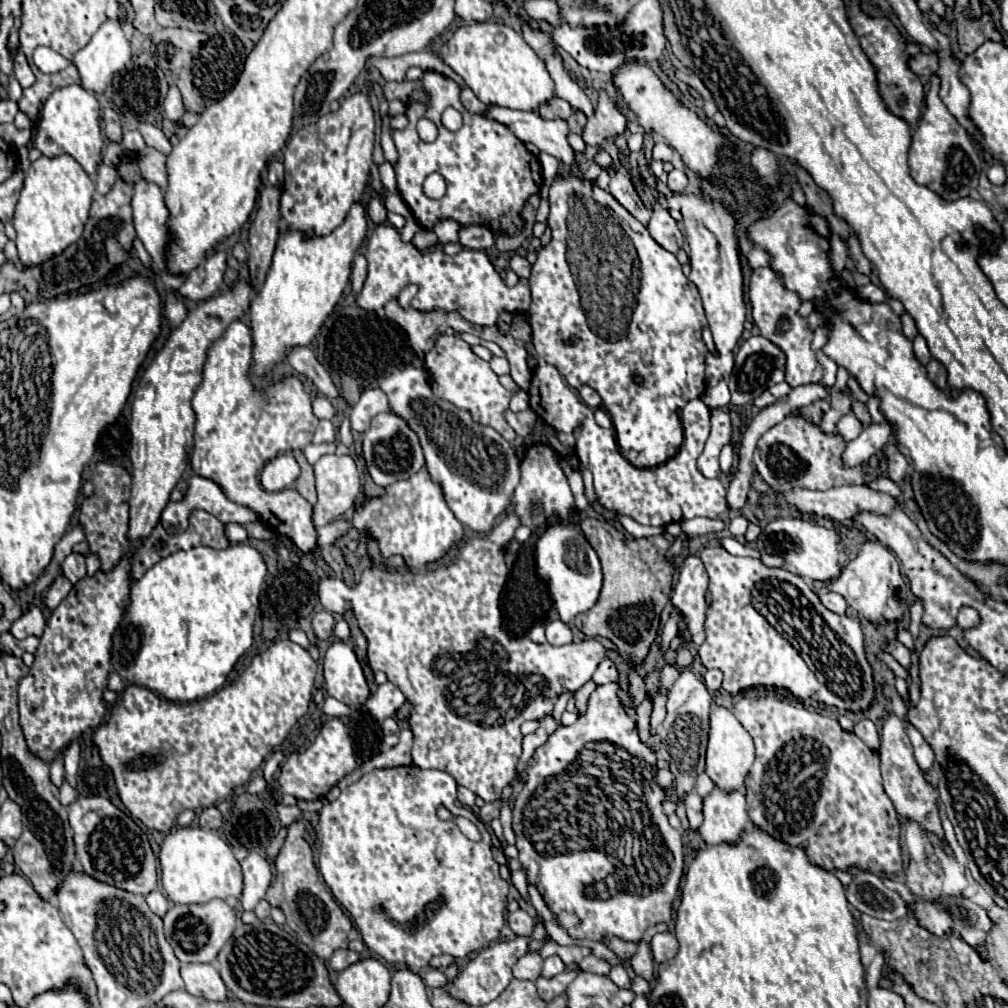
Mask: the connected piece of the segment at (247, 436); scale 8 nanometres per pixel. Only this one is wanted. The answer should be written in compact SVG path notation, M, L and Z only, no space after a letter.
M235 320L211 346L203 382L195 390L191 402L197 416L191 466L195 474L215 480L233 502L259 512L263 522L269 522L267 518L275 516L279 522L269 522L267 528L291 538L295 546L307 554L317 546L311 504L295 490L265 492L259 474L267 460L273 460L279 452L293 448L303 450L311 442L319 420L311 412L311 396L295 376L285 378L265 392L255 392L249 378L249 366L251 330L241 320Z

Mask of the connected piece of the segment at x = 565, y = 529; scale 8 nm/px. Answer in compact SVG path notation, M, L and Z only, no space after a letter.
M567 524L549 526L537 542L535 560L537 560L537 572L541 580L549 586L555 608L563 622L569 624L577 614L587 612L595 606L599 592L601 592L601 582L603 582L601 564L599 564L595 550L583 538L577 526L573 524L571 526Z

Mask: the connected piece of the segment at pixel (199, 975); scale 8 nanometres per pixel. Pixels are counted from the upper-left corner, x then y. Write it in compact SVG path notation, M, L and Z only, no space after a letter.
M185 964L181 966L181 976L185 980L185 988L189 994L213 1002L227 1000L227 988L213 964Z

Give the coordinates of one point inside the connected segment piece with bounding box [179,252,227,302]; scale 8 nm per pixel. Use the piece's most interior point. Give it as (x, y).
(204, 281)

